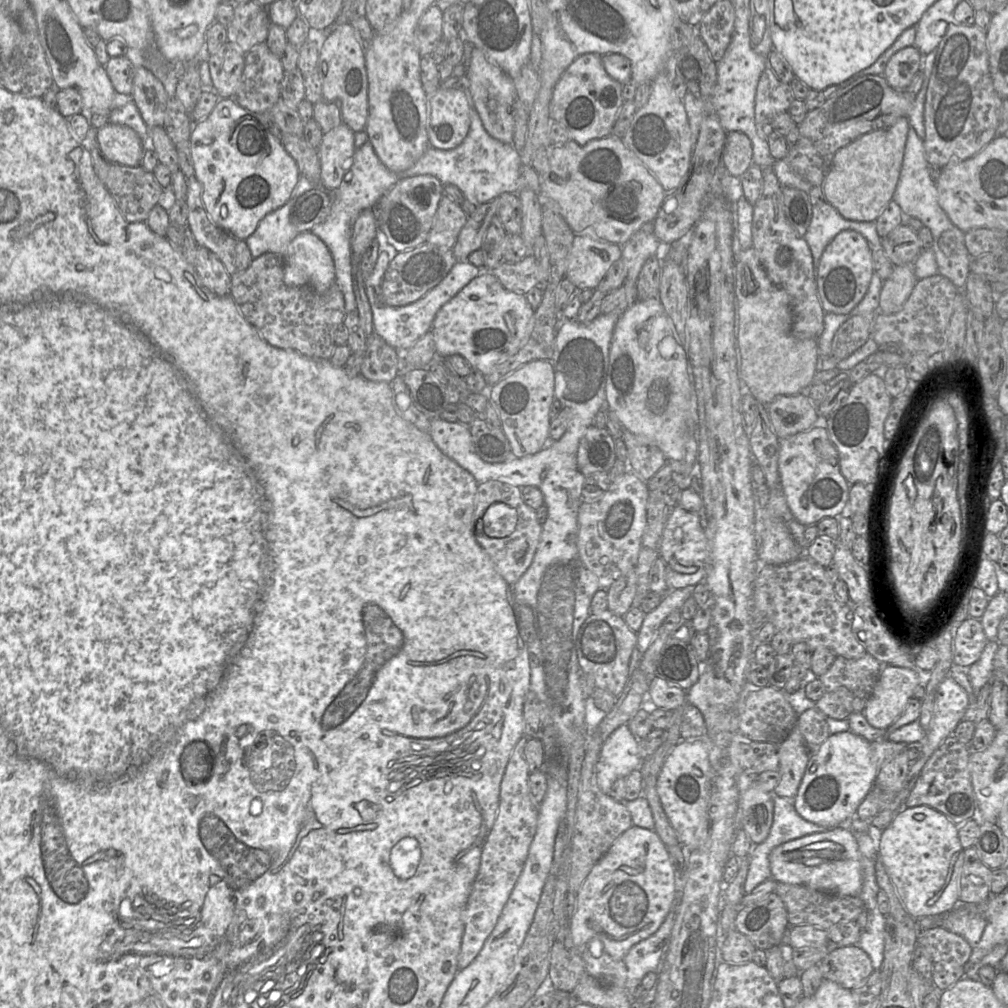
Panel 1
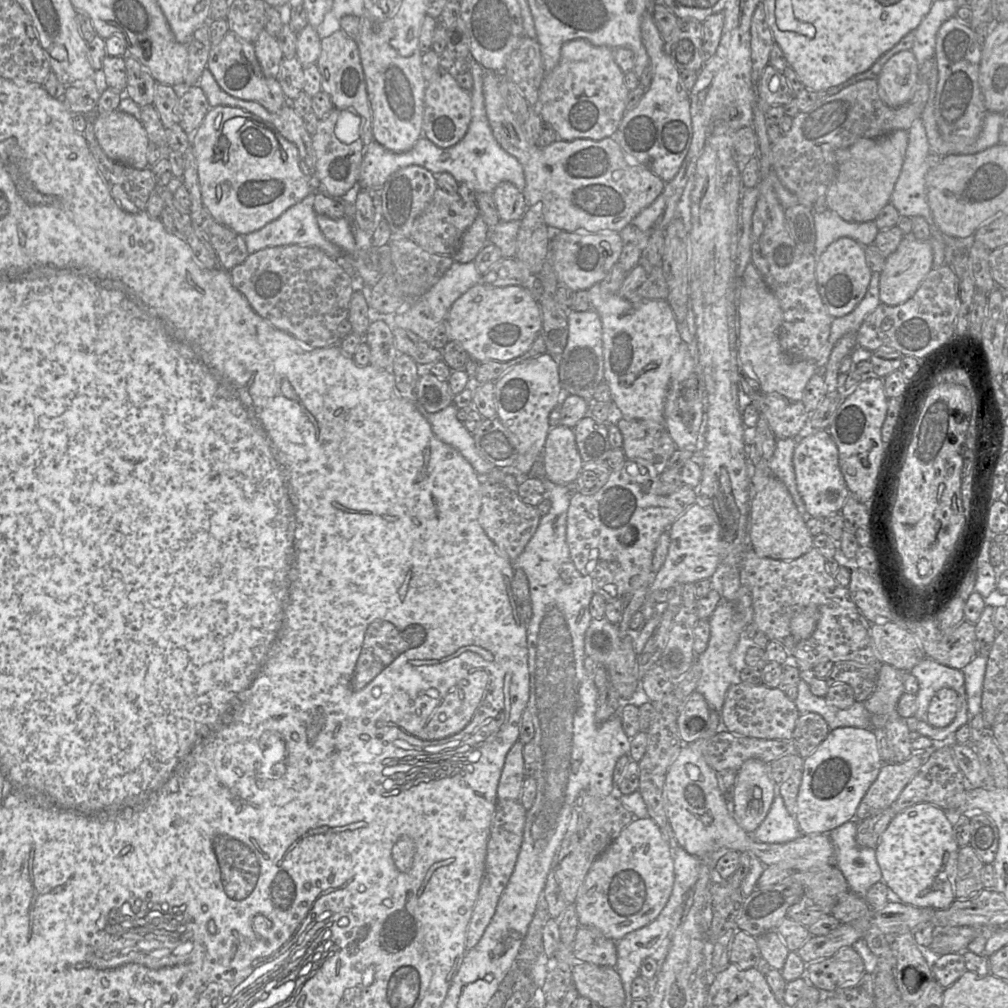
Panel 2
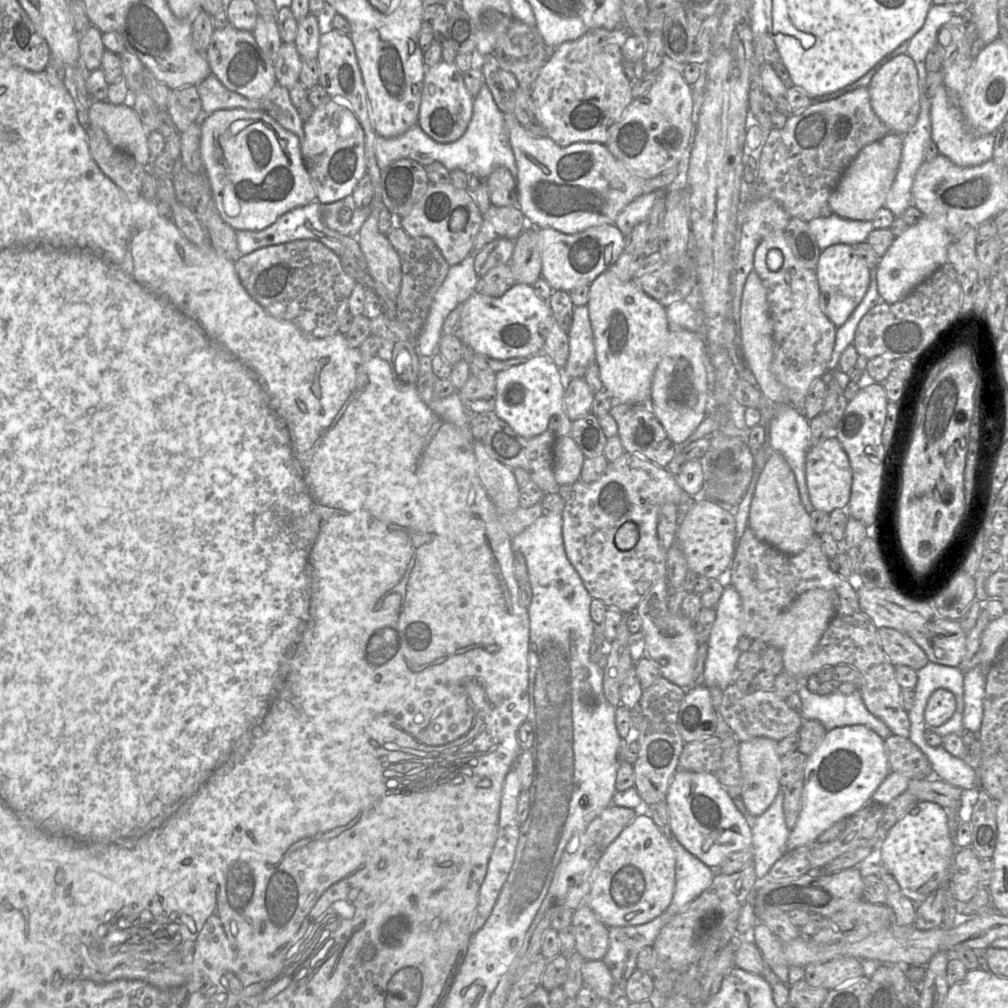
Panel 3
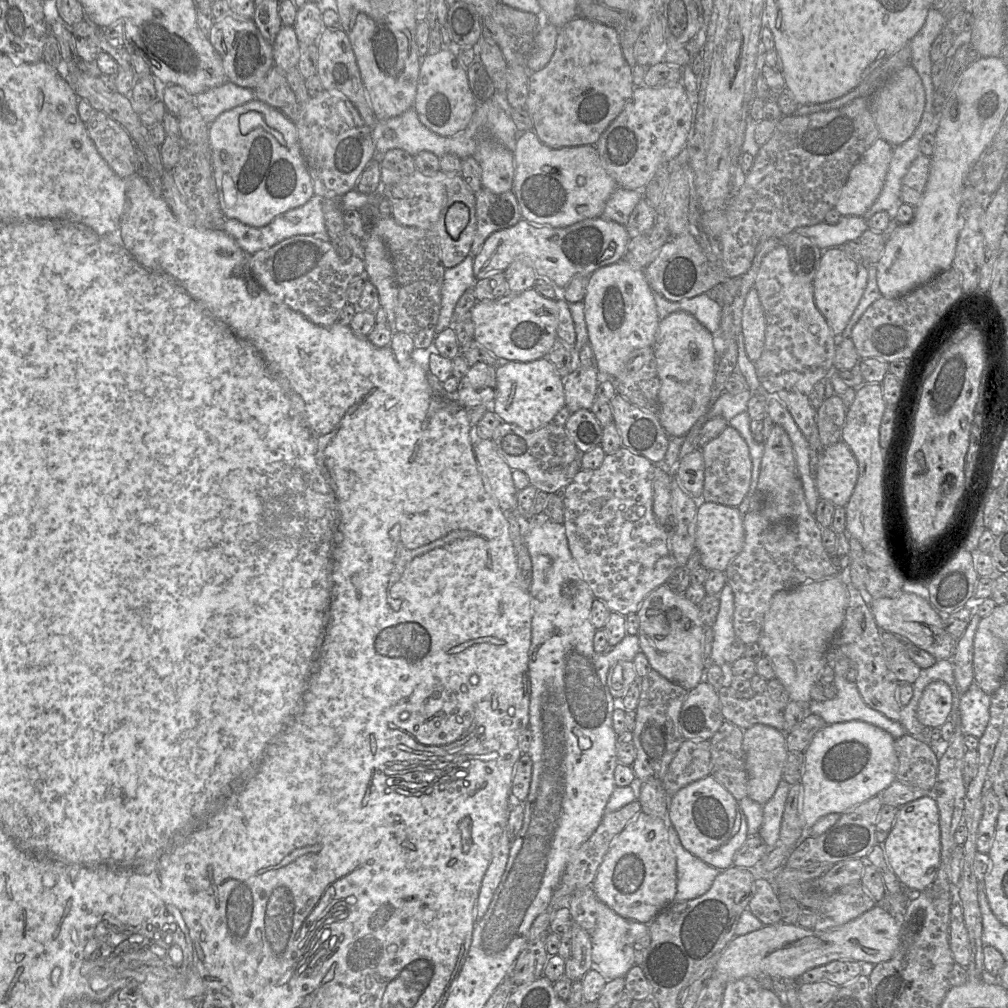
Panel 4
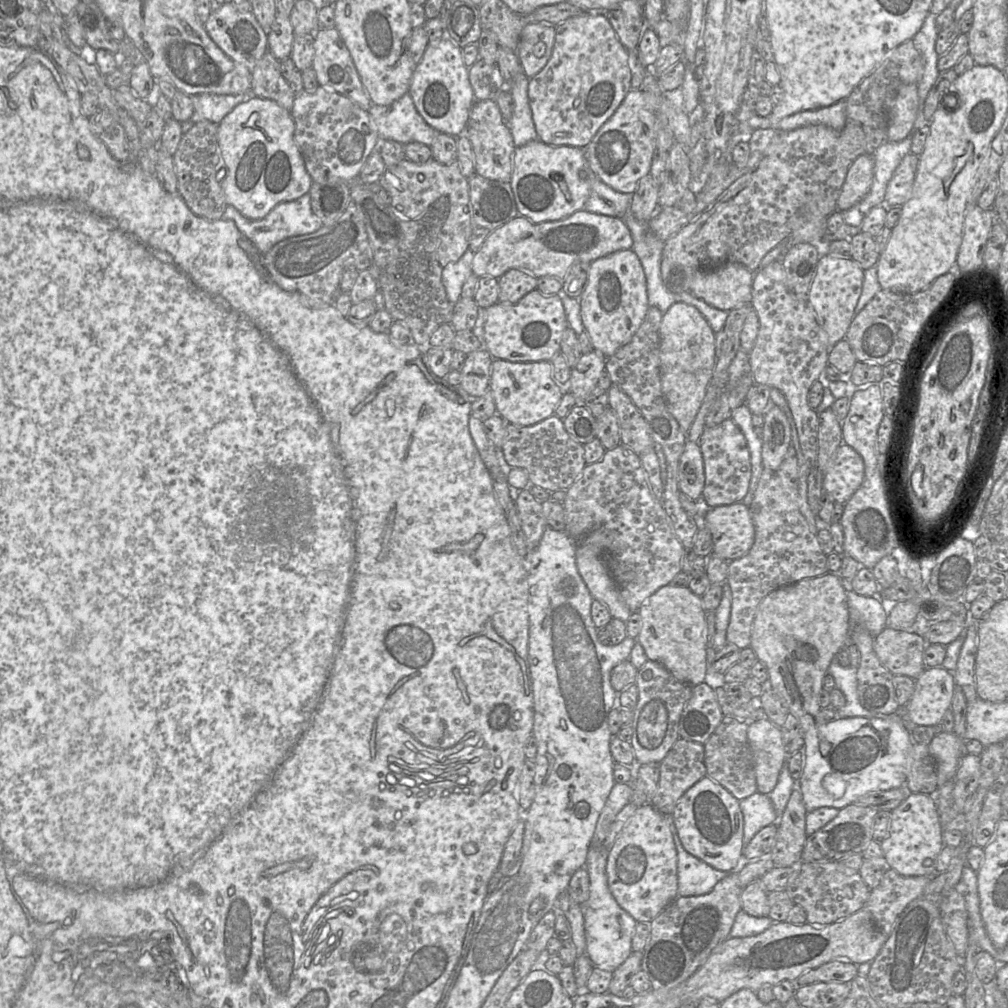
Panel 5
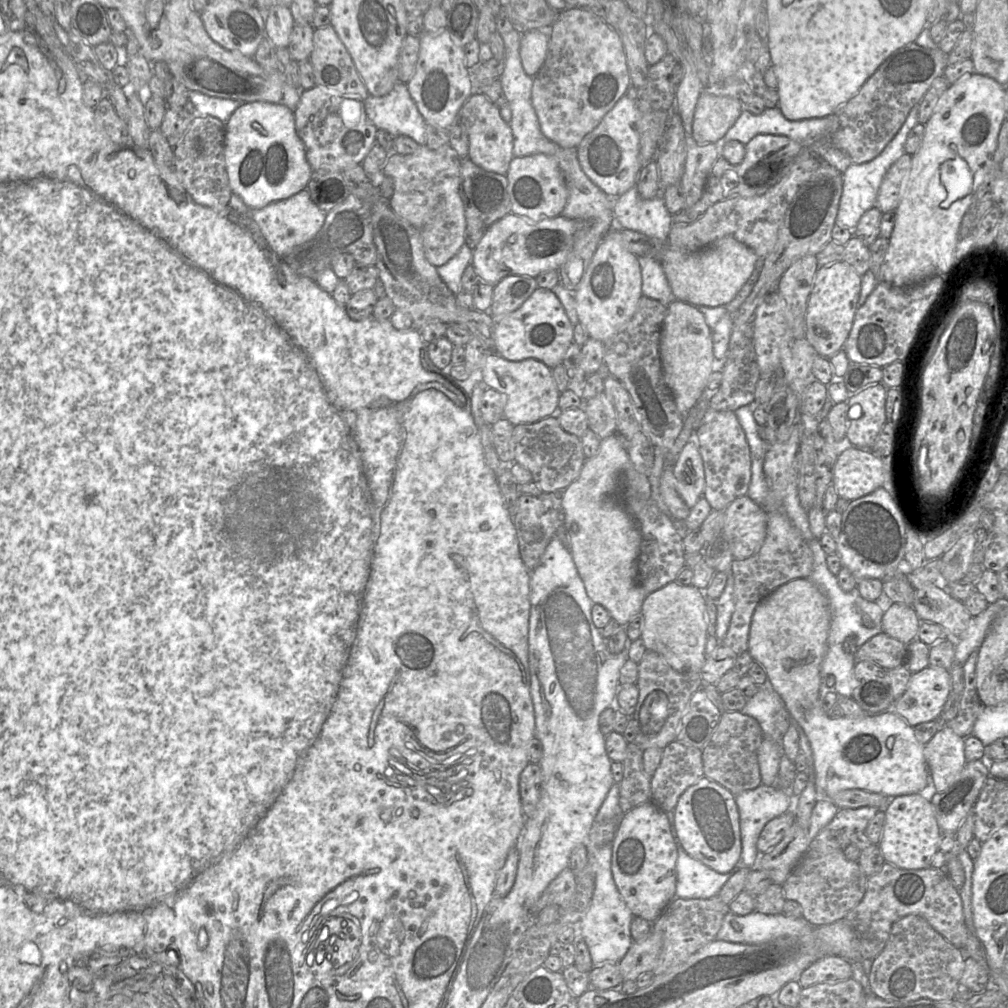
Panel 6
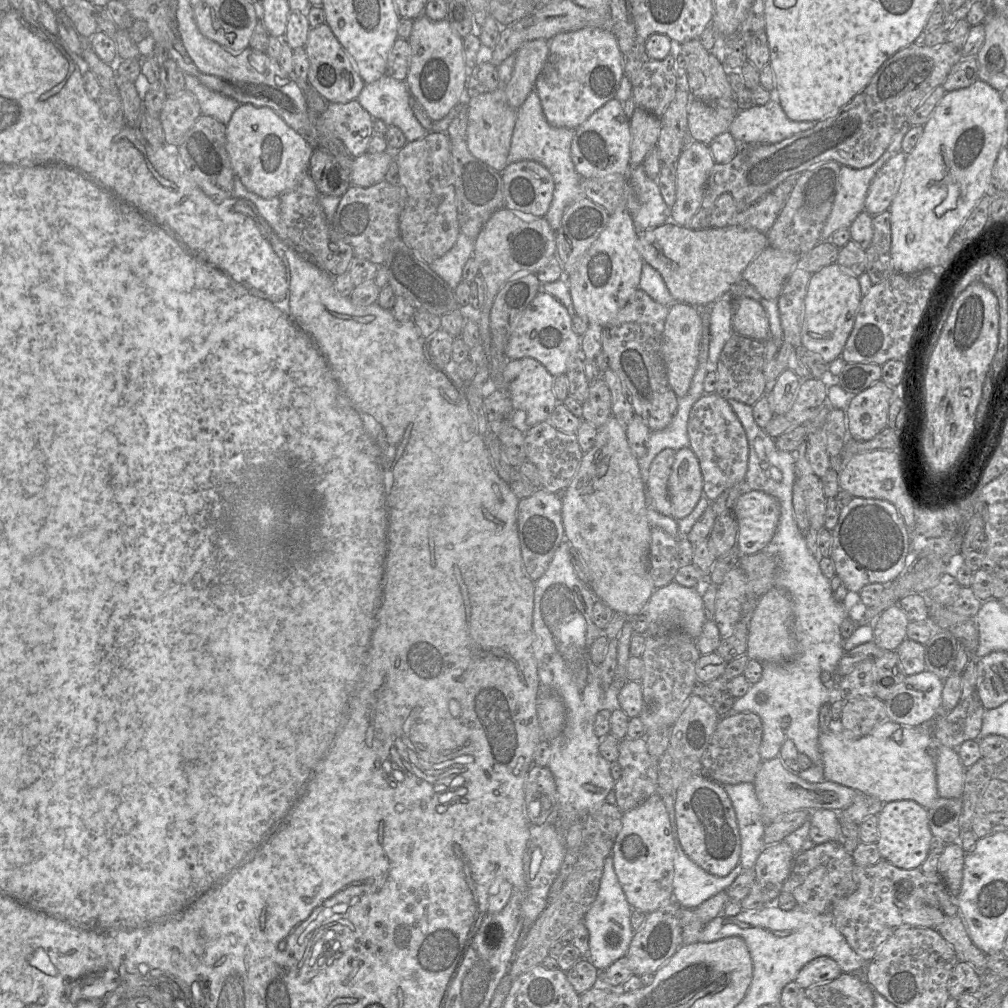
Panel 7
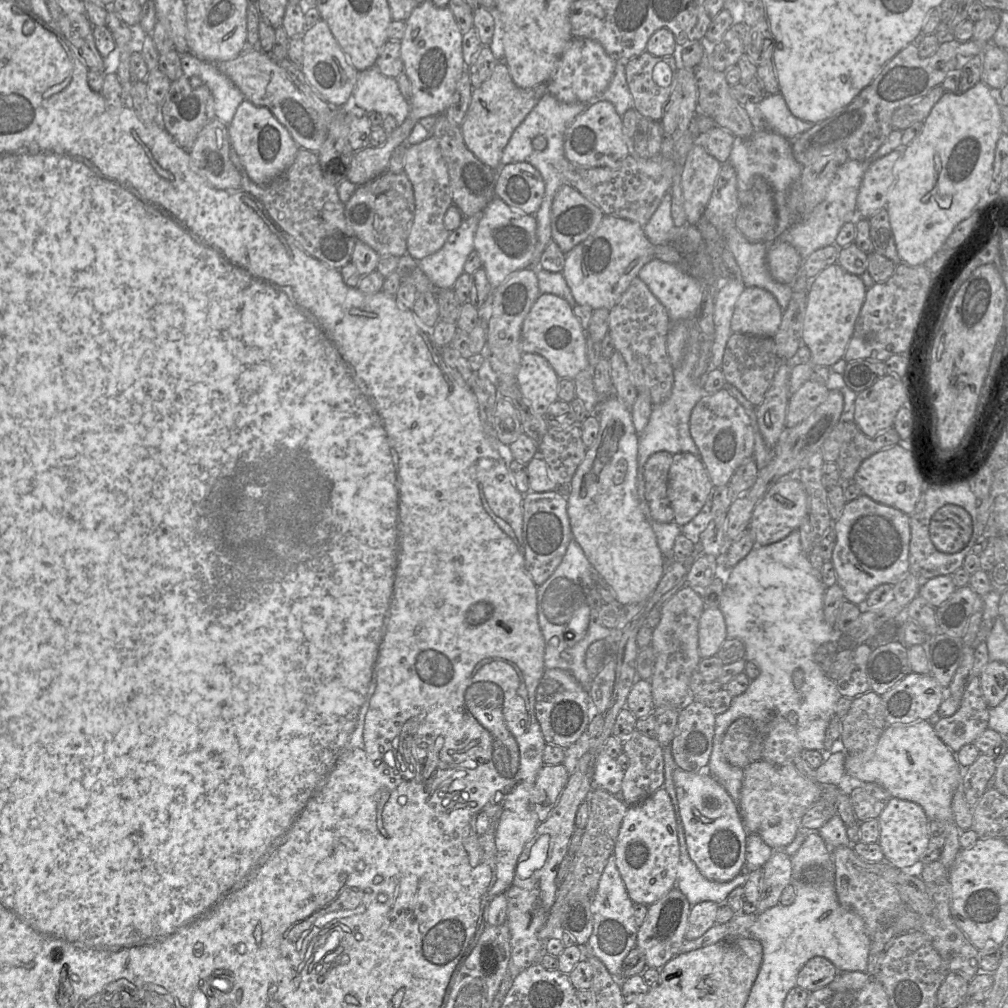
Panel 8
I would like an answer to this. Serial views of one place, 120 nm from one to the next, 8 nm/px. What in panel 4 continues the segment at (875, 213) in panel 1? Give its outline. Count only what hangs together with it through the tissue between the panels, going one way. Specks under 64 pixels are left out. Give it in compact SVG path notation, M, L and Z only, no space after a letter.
M879 137L849 172L835 209L841 216L863 216L879 197L893 155L893 148Z

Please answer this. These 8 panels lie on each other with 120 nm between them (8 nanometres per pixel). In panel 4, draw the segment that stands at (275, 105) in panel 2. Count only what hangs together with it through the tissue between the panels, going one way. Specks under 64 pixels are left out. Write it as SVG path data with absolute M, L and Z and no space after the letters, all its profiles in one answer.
M229 13L222 20L213 22L208 40L221 57L227 80L240 87L254 89L274 65L272 44L264 39L252 19L243 19Z

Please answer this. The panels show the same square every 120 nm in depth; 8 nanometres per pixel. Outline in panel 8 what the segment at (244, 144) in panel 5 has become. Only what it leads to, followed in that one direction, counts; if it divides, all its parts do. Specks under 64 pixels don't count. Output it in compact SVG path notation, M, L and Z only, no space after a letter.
M244 99L228 125L232 149L237 154L249 178L258 185L267 185L282 174L294 161L299 146L288 130L265 106Z

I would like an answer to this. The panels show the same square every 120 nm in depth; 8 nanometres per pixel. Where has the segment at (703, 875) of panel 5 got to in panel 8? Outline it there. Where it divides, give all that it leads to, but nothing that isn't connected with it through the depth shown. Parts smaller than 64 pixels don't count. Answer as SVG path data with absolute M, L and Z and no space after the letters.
M679 811L675 812L675 818L680 850L675 886L687 897L692 906L702 901L714 901L717 904L725 903L729 893L734 888L743 886L747 881L749 869L744 865L733 879L725 882L707 879L689 856Z

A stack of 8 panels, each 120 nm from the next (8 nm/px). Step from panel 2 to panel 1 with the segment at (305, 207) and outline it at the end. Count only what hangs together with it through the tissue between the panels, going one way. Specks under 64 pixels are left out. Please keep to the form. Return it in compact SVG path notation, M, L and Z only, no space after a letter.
M301 175L288 202L259 222L255 231L245 240L253 258L267 252L284 254L289 243L301 233L290 221L292 206L299 196L316 186Z

